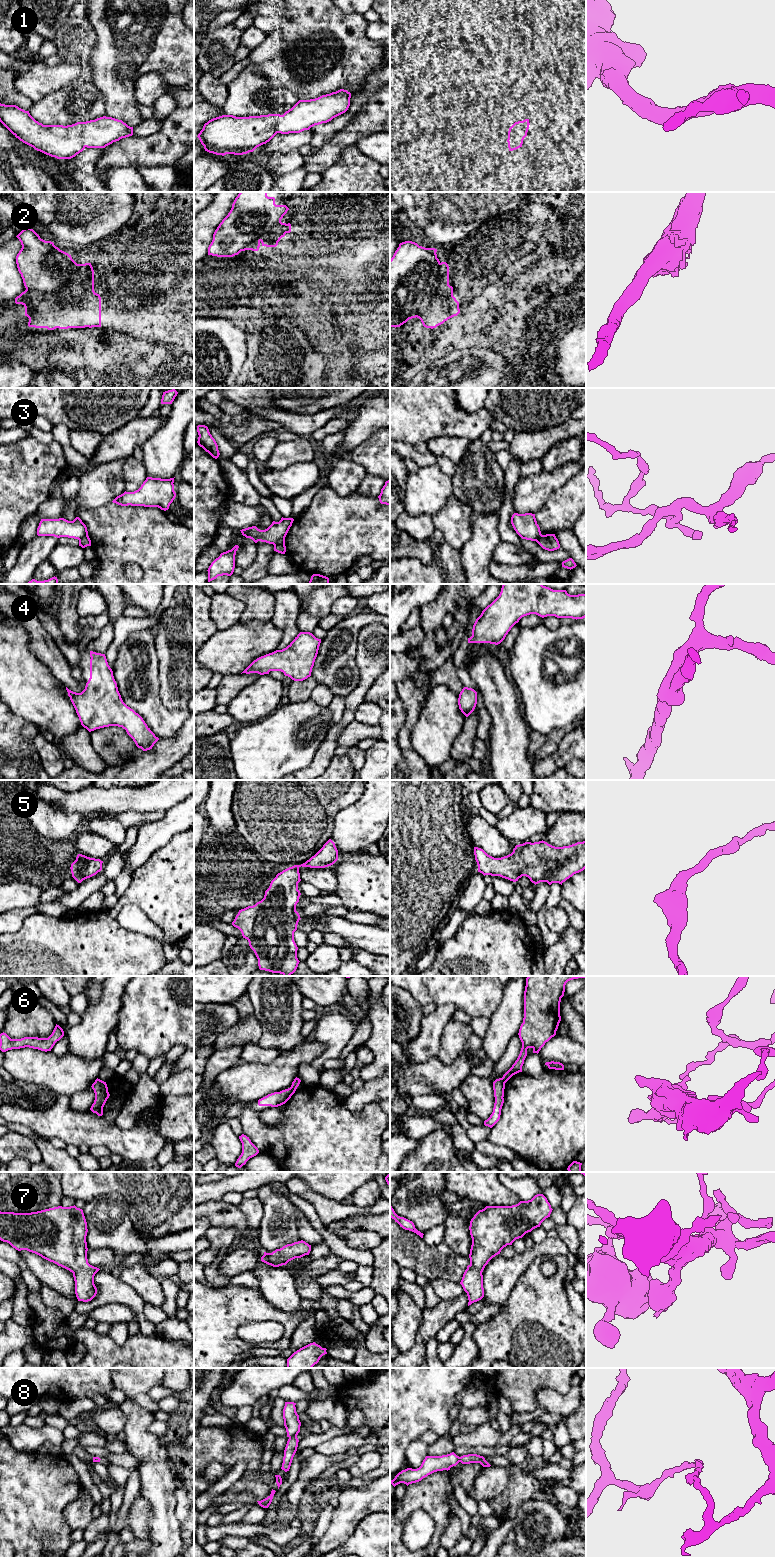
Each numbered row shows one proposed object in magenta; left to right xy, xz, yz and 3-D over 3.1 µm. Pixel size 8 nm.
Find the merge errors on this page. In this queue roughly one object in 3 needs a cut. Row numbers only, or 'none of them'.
3, 6, 8

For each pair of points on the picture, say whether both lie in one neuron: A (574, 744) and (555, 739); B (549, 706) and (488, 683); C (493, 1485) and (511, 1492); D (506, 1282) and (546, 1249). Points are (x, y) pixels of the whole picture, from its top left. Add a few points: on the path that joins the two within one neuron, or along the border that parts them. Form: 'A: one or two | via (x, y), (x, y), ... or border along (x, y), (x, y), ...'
A: two | border along (575, 726), (565, 734), (557, 749), (545, 757)
B: two | border along (512, 681), (516, 688), (524, 717)
C: two | border along (506, 1467), (510, 1480), (498, 1495), (487, 1501)
D: one | via (513, 1271), (535, 1251)

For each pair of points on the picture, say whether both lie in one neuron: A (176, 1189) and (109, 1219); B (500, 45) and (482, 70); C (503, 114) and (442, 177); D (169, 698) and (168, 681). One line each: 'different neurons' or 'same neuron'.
A: different neurons
B: different neurons
C: same neuron
D: same neuron

